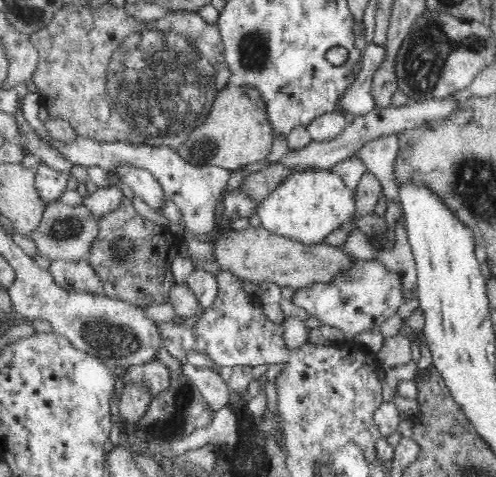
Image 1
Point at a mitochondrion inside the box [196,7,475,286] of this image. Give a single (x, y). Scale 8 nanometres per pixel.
(252, 47)

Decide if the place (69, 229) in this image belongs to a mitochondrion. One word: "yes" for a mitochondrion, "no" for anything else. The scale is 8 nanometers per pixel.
yes

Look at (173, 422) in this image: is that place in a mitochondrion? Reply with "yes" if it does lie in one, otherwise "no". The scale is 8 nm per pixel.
yes

